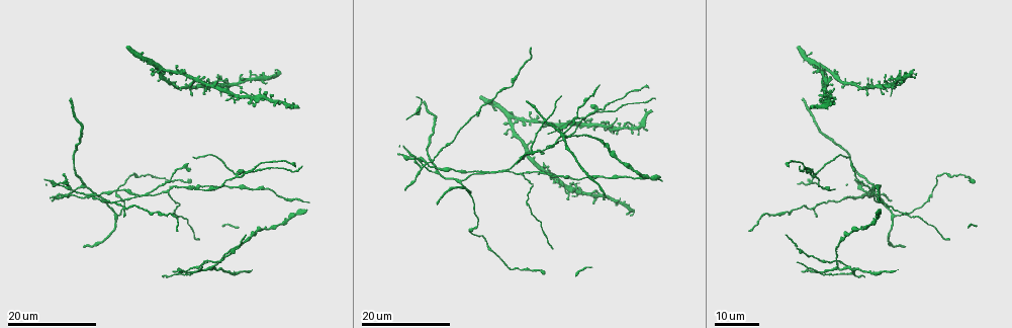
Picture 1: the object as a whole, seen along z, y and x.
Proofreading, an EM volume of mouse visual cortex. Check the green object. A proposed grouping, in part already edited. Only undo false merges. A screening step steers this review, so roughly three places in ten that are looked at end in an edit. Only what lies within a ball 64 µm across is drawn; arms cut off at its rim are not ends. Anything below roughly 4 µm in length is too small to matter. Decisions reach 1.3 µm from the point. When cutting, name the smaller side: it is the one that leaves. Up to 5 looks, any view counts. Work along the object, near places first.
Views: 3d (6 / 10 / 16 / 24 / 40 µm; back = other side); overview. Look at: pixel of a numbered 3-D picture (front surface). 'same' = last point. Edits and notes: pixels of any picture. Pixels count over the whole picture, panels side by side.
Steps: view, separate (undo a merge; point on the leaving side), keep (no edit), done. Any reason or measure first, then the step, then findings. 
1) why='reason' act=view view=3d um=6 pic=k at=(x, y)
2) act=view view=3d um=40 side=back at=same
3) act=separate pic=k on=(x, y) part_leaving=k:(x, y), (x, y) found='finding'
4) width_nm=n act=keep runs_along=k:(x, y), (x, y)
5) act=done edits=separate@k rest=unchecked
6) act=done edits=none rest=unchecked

why='side arm on a straight run' act=view view=3d um=24 pic=1 at=(106, 204)

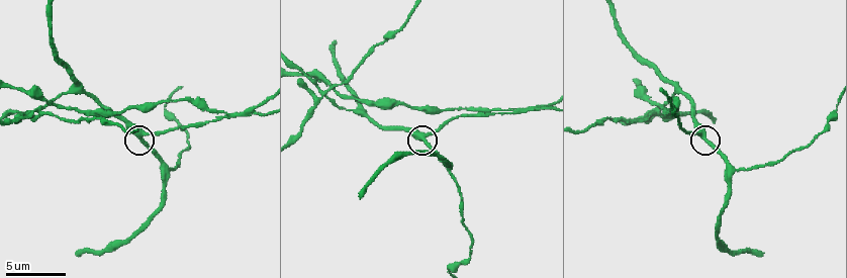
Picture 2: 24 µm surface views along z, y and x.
act=view view=3d um=10 pic=2 at=(139, 138)

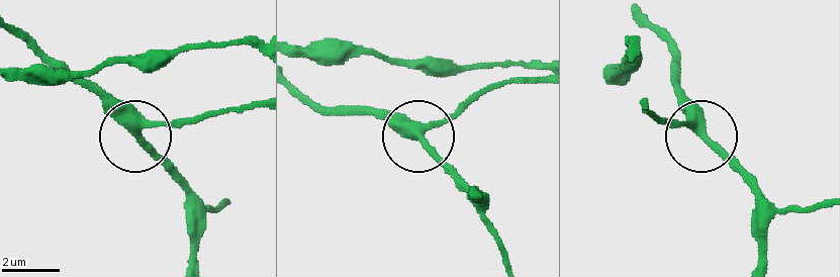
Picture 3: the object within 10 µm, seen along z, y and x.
act=keep runs_along=3:(258, 103), (142, 132), (142, 147), (176, 181) found='all the same neuron'

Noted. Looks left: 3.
why='arms part here' act=view view=3d um=10 pic=2 at=(254, 110)

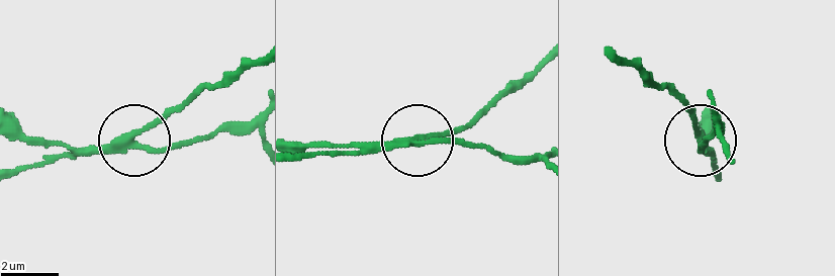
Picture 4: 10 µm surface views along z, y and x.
side_arm_um=66 act=separate pic=4 on=(148, 145) part_leaving=4:(108, 147), (185, 147), (258, 122) found='a second neuron is stuck on'

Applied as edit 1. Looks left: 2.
act=view view=3d um=16 pic=1 at=(234, 173)

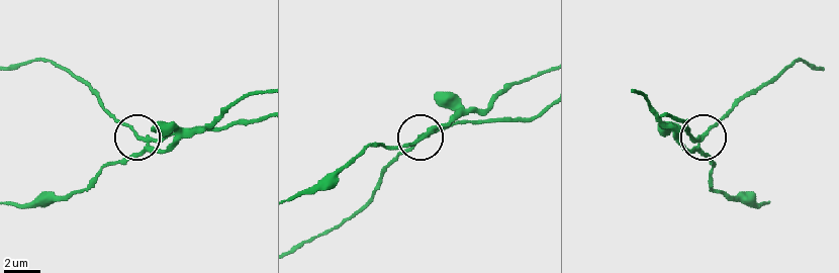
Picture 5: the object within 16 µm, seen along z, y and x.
act=view view=3d um=10 pic=5 at=(144, 143)

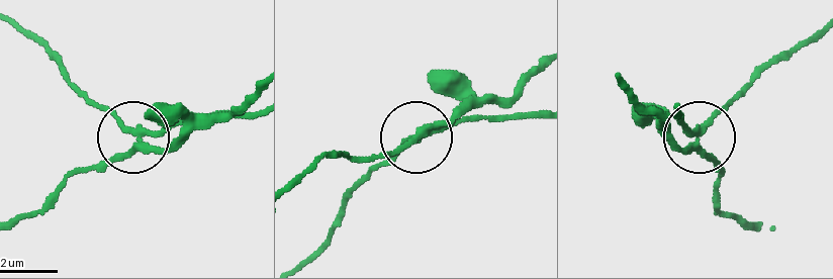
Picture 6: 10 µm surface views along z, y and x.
act=separate pic=6 on=(173, 138) part_leaving=6:(141, 145), (182, 142), (255, 101) found='a second neuron is stuck on'

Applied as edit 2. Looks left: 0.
act=done edits=separate@4,separate@6 rest=unchecked

